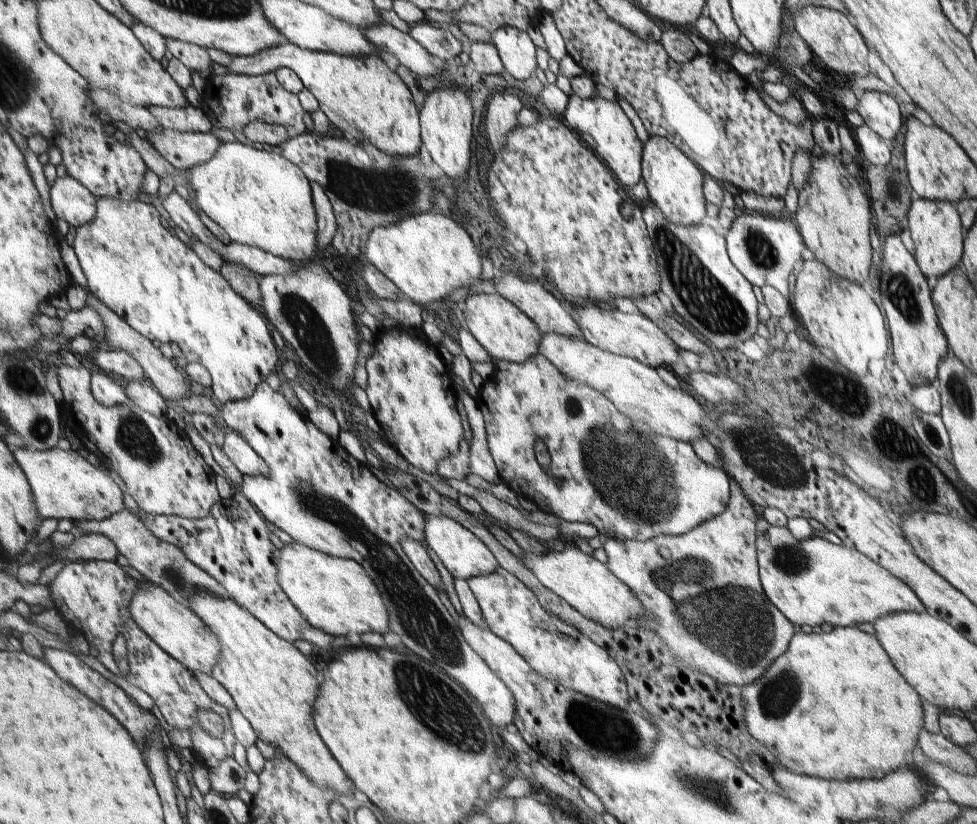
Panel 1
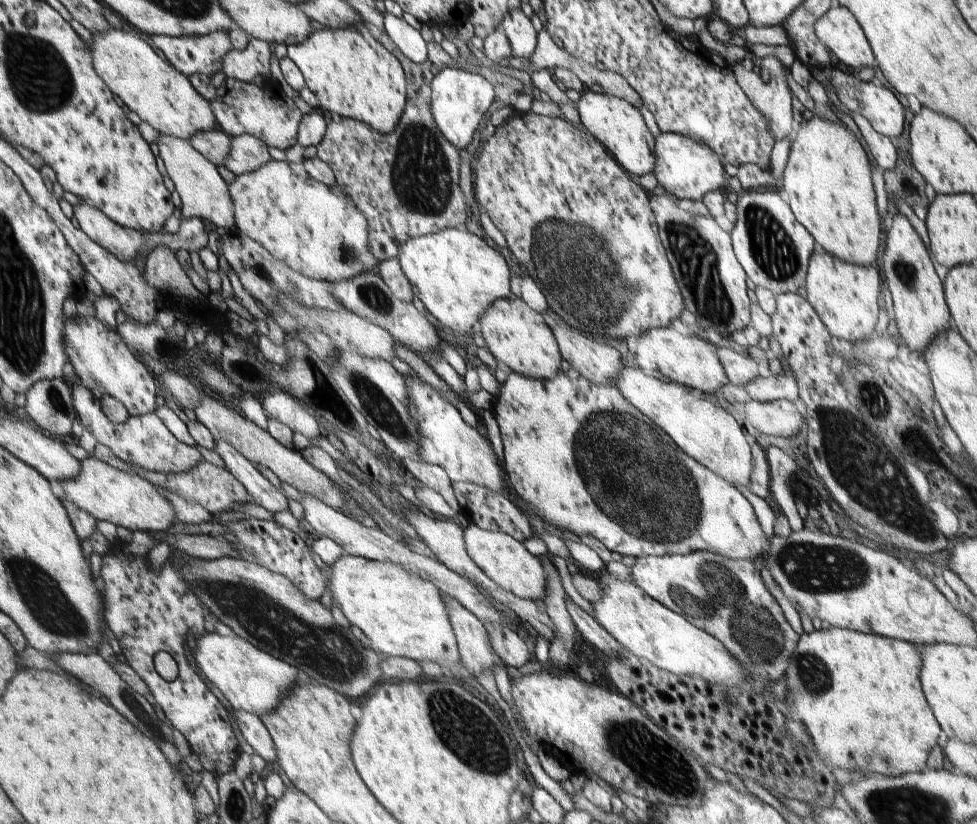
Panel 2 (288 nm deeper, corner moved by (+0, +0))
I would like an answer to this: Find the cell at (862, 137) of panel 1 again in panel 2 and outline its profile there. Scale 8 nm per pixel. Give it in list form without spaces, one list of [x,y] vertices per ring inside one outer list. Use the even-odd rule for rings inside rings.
[[[853,114],[851,120],[853,120],[855,126],[859,128],[863,140],[865,140],[867,152],[871,154],[873,164],[875,164],[879,170],[883,170],[883,172],[885,172],[885,170],[891,170],[891,168],[897,164],[897,154],[899,154],[895,140],[891,140],[891,138],[879,134],[879,132],[875,132],[875,130],[863,120],[863,116]]]

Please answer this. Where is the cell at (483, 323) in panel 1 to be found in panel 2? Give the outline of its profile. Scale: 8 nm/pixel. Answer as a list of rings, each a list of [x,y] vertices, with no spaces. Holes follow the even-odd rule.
[[[515,296],[509,300],[491,302],[479,316],[479,332],[485,340],[485,348],[493,354],[499,368],[507,372],[535,380],[549,380],[561,368],[561,354],[551,328],[539,312],[531,310],[525,302],[521,302]]]

